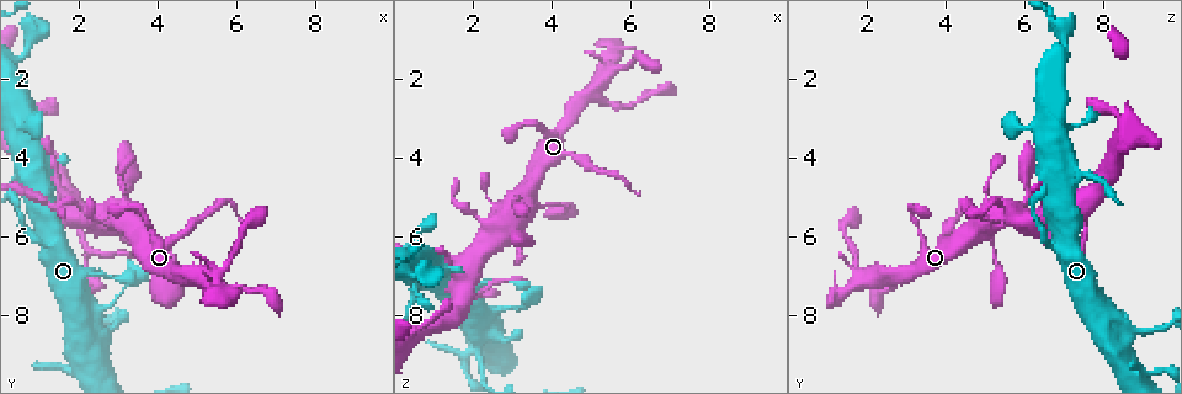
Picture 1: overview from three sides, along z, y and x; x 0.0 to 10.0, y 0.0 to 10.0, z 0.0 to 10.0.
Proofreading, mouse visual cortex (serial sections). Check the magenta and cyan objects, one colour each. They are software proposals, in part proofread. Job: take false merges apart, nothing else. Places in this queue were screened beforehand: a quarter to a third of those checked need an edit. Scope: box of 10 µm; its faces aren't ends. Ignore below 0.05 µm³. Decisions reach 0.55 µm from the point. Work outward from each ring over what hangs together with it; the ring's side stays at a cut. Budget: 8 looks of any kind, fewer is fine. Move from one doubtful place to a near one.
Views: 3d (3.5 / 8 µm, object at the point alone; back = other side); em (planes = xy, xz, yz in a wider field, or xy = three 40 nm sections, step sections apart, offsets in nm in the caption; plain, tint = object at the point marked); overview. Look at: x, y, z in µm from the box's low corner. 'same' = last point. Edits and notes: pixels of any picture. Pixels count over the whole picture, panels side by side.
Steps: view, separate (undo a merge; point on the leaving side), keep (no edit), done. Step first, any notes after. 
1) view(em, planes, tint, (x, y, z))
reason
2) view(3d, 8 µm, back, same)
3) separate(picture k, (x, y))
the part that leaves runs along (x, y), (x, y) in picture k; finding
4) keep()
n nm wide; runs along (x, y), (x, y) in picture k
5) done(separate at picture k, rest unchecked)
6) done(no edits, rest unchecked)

view(3d, 3.5 µm, (3.55, 5.80, 5.10))
four or more arms meet

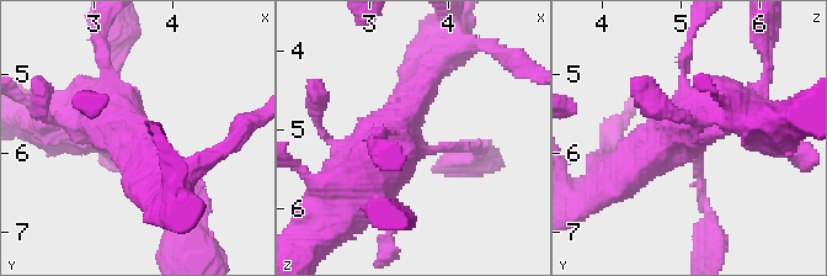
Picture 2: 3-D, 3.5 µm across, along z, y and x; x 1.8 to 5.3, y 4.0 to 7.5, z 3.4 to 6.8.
view(em, xy, step 1, tint, same)
now the EM

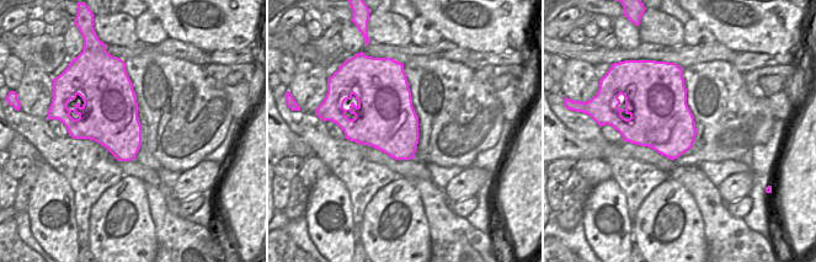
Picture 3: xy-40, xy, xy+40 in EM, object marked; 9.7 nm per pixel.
keep()
runs along (419, 78), (396, 150), (358, 201) in picture 2; all the same cell

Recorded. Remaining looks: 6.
view(em, planes, tint, (2.45, 7.90, 7.95))
sudden change in width

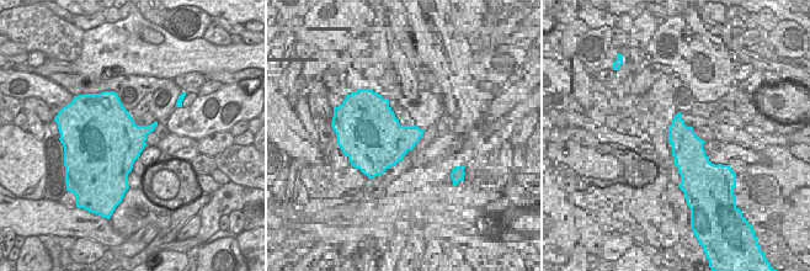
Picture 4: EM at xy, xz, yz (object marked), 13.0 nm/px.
view(3d, 3.5 µm, same)

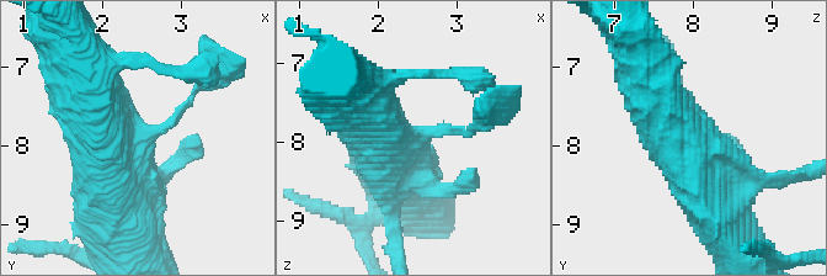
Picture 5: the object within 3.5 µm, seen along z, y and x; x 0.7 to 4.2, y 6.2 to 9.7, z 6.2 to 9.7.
keep()
800 nm wide; runs along (650, 88), (726, 224) in picture 5; one cell here

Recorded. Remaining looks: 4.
view(3d, 3.5 µm, (1.80, 5.25, 7.45))
sharp bend

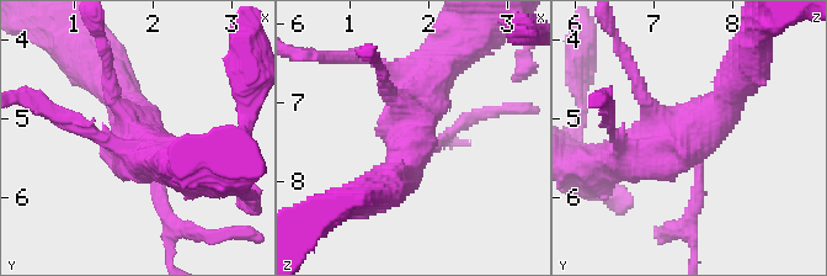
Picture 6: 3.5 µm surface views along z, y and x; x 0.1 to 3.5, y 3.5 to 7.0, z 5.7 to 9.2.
view(em, xy, step 3, tint, (1.80, 5.20, 7.40))

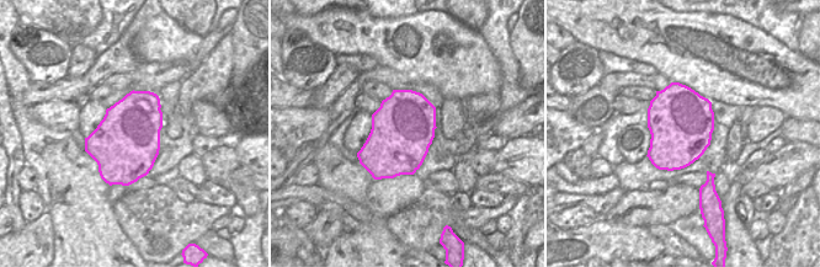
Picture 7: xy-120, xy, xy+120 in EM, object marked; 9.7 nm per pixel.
keep()
runs along (601, 164), (677, 142), (727, 100) in picture 6; continuous, no second cell

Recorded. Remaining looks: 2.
done(no edits, rest unchecked)

